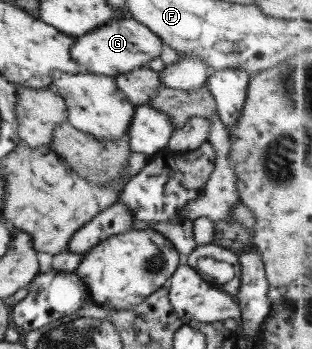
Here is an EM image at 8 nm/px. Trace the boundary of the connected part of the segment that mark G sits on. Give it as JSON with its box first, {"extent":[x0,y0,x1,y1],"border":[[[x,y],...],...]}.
{"extent":[70,16,161,78],"border":[[[126,16],[77,36],[71,44],[70,55],[81,71],[113,78],[117,74],[141,68],[147,65],[147,61],[159,57],[161,42],[150,29]]]}

